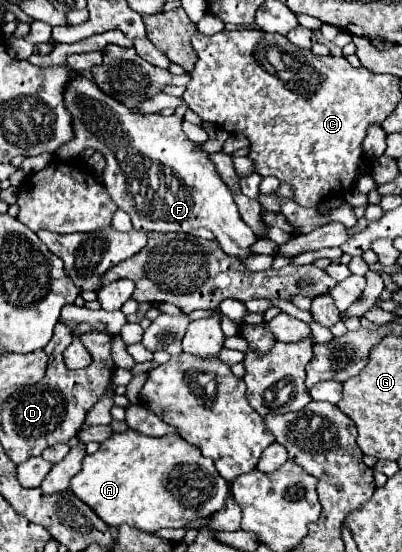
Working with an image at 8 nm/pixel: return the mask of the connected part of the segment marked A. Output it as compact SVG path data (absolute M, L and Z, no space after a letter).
M128 429L126 433L116 433L106 439L94 455L86 455L82 471L70 481L70 491L84 501L94 513L110 527L120 527L128 523L140 531L154 533L164 527L186 527L196 519L212 517L214 513L226 507L228 483L220 477L214 467L214 461L204 457L194 445L186 443L178 435L148 437L138 431Z

